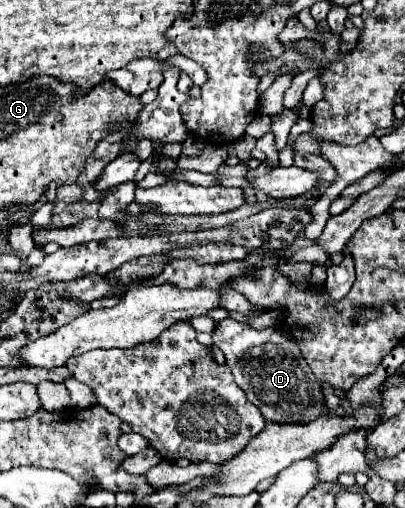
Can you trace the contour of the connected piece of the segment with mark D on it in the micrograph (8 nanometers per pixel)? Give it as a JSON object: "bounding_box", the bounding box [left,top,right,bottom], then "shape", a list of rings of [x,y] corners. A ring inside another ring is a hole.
{"bounding_box":[213,318,327,424],"shape":[[[225,318],[213,332],[213,344],[225,354],[225,364],[231,368],[235,382],[267,422],[307,424],[325,414],[327,404],[321,386],[285,328],[271,326],[259,332],[233,318]]]}

